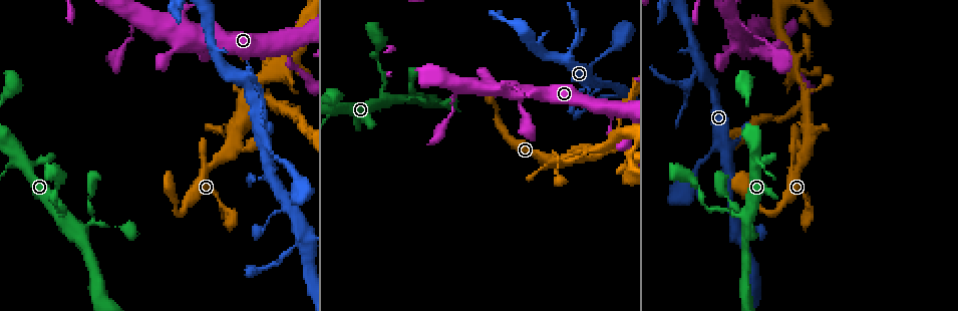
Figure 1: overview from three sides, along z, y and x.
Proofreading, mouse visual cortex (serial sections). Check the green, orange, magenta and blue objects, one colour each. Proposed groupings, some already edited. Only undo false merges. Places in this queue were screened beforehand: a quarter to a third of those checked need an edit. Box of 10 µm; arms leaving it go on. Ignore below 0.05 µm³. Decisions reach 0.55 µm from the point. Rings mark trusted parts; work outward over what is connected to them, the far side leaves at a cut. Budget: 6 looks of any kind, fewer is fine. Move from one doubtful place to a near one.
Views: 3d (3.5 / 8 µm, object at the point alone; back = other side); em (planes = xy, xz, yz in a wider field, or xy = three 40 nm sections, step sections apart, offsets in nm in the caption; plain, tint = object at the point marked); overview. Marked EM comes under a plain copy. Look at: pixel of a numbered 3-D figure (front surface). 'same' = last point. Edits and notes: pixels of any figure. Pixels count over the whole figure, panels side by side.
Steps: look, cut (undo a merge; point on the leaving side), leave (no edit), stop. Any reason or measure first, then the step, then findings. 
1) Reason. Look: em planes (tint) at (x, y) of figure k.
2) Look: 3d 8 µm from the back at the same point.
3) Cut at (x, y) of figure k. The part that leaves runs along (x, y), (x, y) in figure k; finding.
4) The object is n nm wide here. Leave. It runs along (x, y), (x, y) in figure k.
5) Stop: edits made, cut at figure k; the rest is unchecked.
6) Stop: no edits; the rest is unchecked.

Thick turns thin. Look: em planes (tint) at (76, 232) of figure 1.

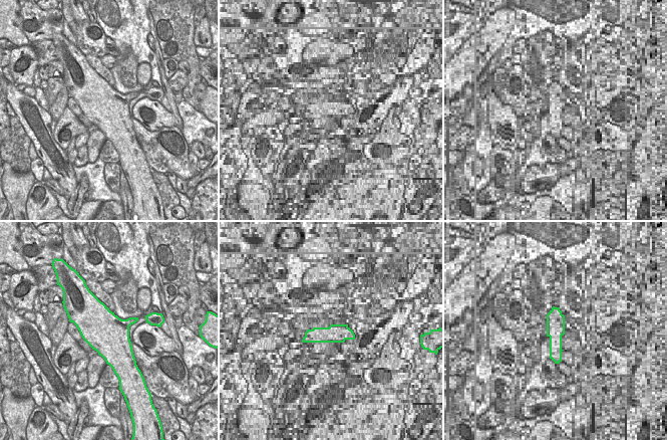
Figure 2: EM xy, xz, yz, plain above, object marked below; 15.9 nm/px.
Look: 3d 3.5 µm at the same point.

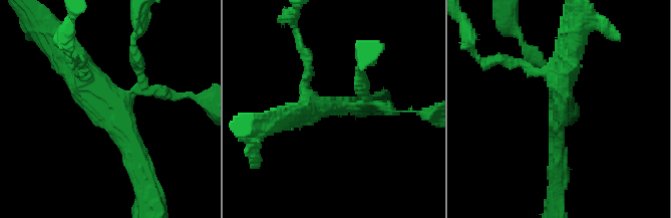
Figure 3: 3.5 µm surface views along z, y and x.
The arms are 100, 150, 250, 400 nm wide. Leave. It runs along (66, 50), (118, 108), (139, 164) in figure 3; all the same cell.

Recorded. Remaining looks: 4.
Look: 3d 3.5 µm at (565, 61) of figure 1.

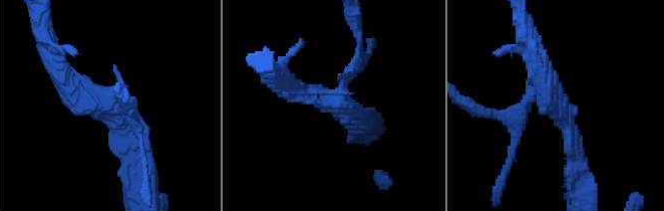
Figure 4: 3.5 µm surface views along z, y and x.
Look: em planes (tint) at (109, 105) of figure 4.

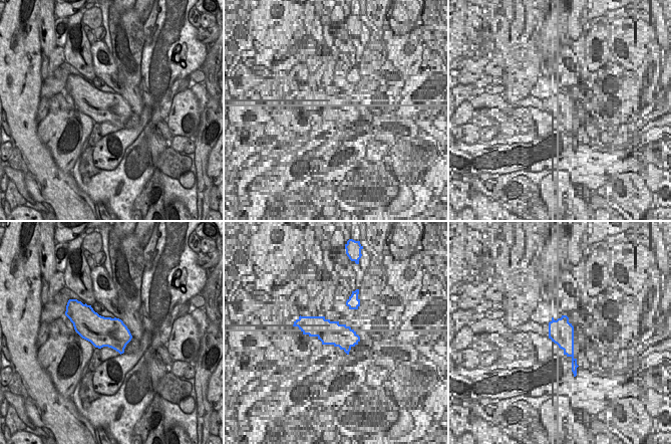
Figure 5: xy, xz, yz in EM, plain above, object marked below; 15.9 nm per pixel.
Cut at (504, 115) of figure 4. The part that leaves runs along (527, 99), (514, 116), (472, 107) in figure 4; a second cell is stuck on.

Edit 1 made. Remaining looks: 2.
Thick turns thin. Look: 3d 3.5 µm from the back at (579, 159) of figure 1.

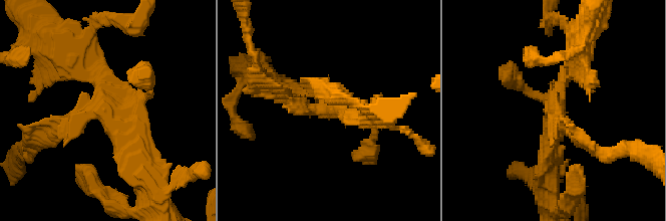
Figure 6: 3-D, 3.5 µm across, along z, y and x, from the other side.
3 arms meet here; the arms are 200, 200, 350 nm wide; now the EM. Look: em xy step 2 (tint) at (554, 105) of figure 6.

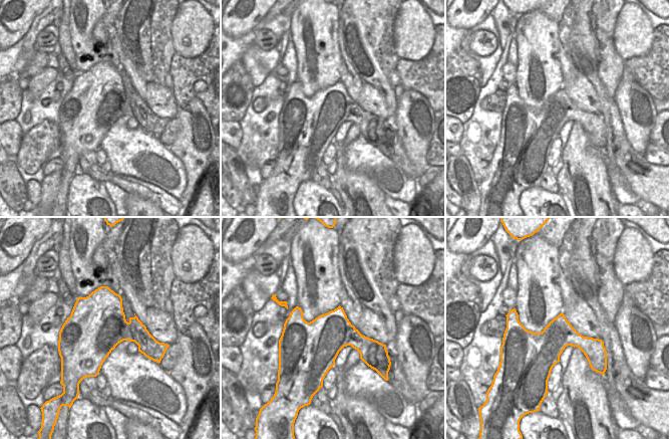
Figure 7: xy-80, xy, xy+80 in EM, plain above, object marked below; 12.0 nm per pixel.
Cut at (53, 126) of figure 6. The part that leaves runs along (88, 113), (41, 135), (29, 153) in figure 6; two cells meet here.

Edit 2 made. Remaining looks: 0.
Stop: edits made, cut at figure 4, cut at figure 6; the rest is unchecked.

